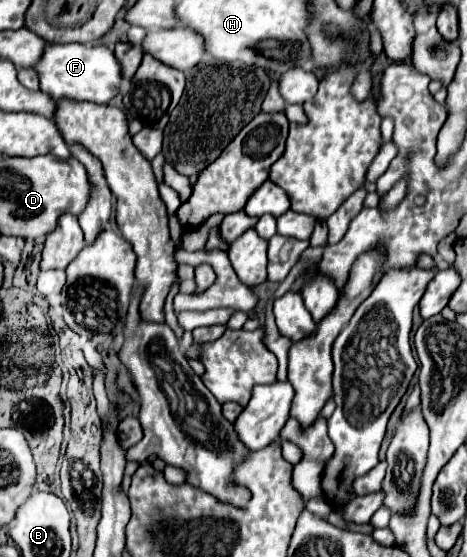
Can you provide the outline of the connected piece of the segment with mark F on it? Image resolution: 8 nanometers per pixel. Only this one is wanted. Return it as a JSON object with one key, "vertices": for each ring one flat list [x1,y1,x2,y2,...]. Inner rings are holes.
{"vertices":[[48,44,38,60,38,66,32,66,38,72,42,92,50,94,56,100,70,98,78,102,108,104,120,92,120,64,114,52,102,44]]}

